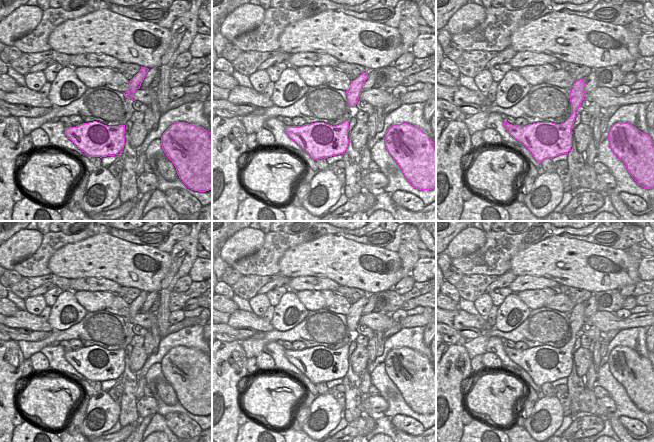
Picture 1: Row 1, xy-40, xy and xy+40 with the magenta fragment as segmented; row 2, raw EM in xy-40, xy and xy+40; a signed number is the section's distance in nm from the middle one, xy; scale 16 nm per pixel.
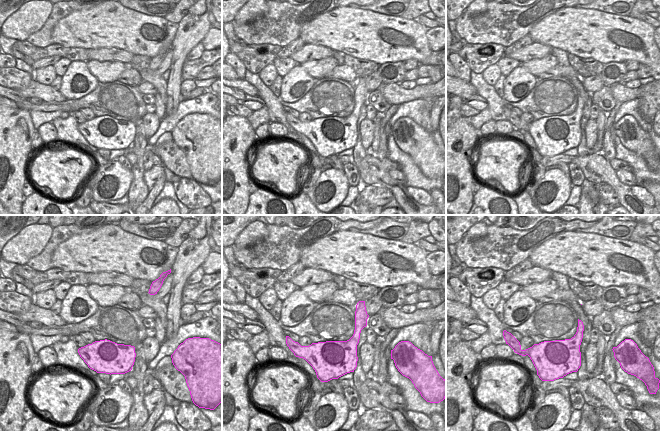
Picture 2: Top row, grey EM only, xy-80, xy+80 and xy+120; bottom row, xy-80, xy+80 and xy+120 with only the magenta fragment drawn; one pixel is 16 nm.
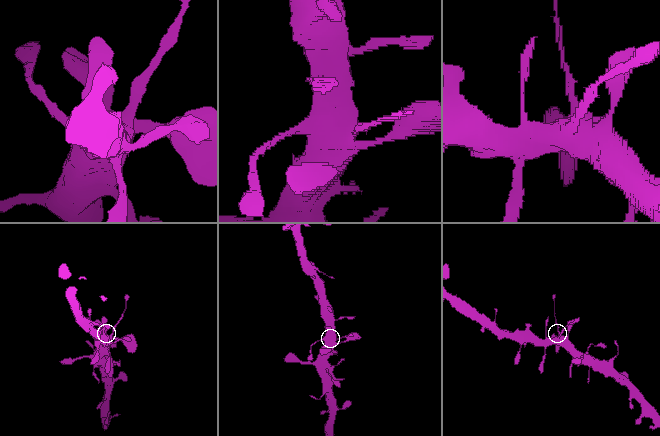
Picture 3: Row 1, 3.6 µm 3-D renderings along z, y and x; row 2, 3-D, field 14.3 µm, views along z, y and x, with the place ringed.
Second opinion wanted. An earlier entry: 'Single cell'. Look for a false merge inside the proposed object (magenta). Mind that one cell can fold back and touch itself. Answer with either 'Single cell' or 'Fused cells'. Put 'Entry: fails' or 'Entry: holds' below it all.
Single cell
Entry: holds

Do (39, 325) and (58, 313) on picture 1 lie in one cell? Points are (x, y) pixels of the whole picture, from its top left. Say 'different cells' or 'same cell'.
different cells

